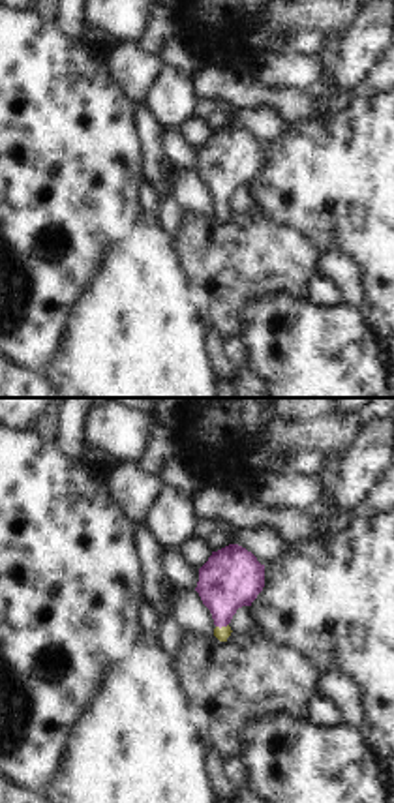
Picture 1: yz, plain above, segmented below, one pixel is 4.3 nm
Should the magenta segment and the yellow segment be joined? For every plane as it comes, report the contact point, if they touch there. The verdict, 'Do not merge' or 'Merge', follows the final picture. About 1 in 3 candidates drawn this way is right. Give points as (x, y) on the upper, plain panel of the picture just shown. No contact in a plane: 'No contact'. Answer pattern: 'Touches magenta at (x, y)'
Touches magenta at (222, 205).

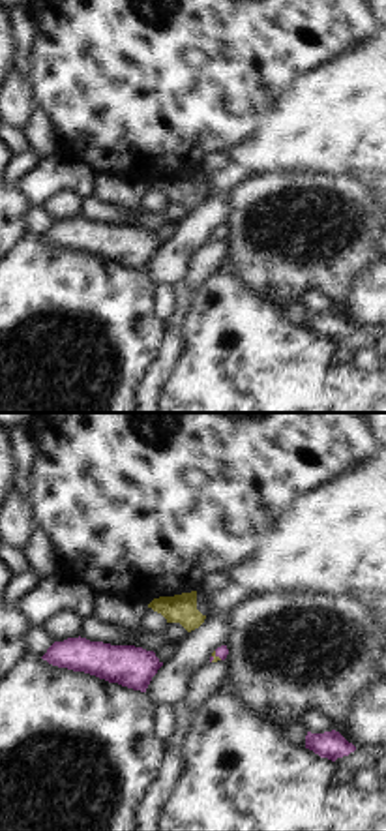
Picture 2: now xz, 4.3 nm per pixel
Touches magenta at (216, 235).

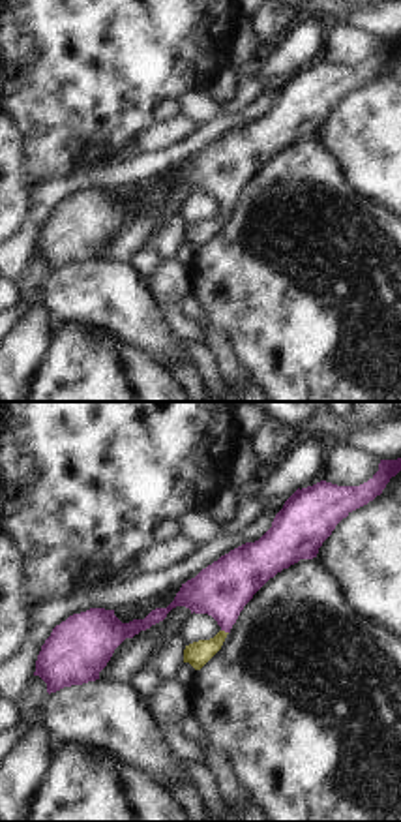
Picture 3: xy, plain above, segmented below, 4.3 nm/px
Touches magenta at (225, 211).

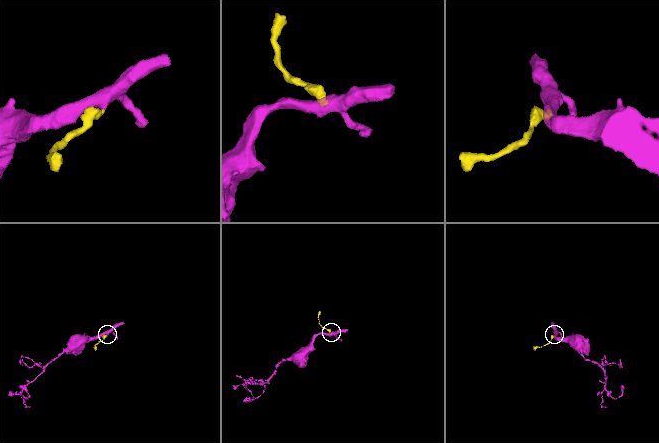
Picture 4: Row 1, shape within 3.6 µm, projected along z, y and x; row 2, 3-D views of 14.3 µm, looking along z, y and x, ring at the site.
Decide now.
Merge.

